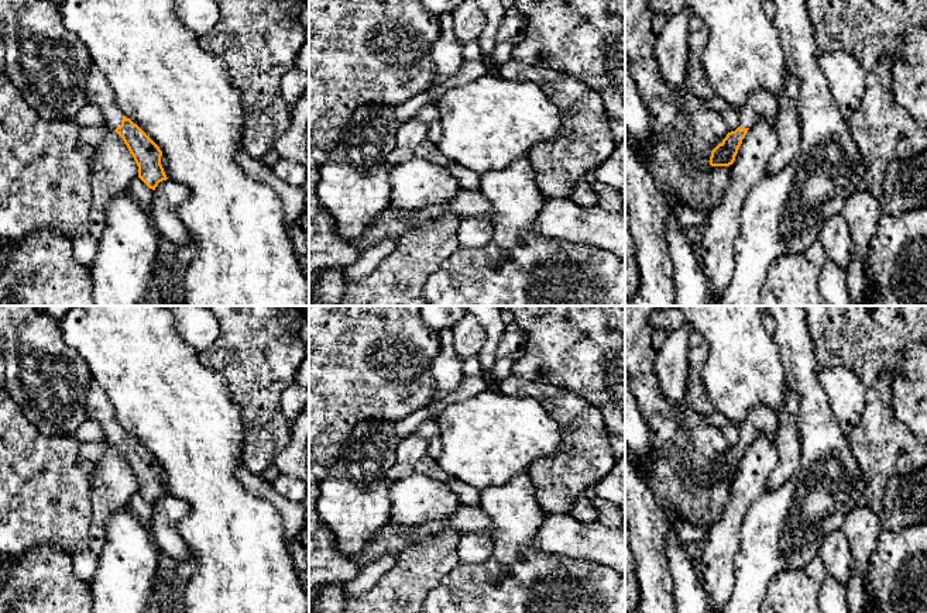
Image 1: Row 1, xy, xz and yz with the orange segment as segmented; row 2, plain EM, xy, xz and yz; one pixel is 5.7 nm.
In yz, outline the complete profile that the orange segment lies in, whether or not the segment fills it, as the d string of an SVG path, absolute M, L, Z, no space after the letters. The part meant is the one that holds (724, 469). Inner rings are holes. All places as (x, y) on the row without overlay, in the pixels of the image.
M755 406L746 421L738 427L739 442L735 447L727 450L721 459L718 459L710 472L711 482L729 482L734 479L738 465L742 459L749 444L752 444L758 435L758 428L761 431L768 431L770 438L776 437L779 426L779 417L775 411L766 406Z

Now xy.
M93 379L87 390L86 404L89 419L103 427L104 438L114 445L127 461L138 482L138 493L150 504L155 506L159 497L168 495L161 481L162 466L159 462L121 428L106 390Z

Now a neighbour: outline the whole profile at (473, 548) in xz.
M477 533L461 534L457 555L461 564L477 565L485 562L494 550L494 537Z

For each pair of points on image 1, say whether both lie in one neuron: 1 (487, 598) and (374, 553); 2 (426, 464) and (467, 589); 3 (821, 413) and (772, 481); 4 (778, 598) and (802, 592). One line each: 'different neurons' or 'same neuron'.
1: different neurons
2: different neurons
3: different neurons
4: same neuron

